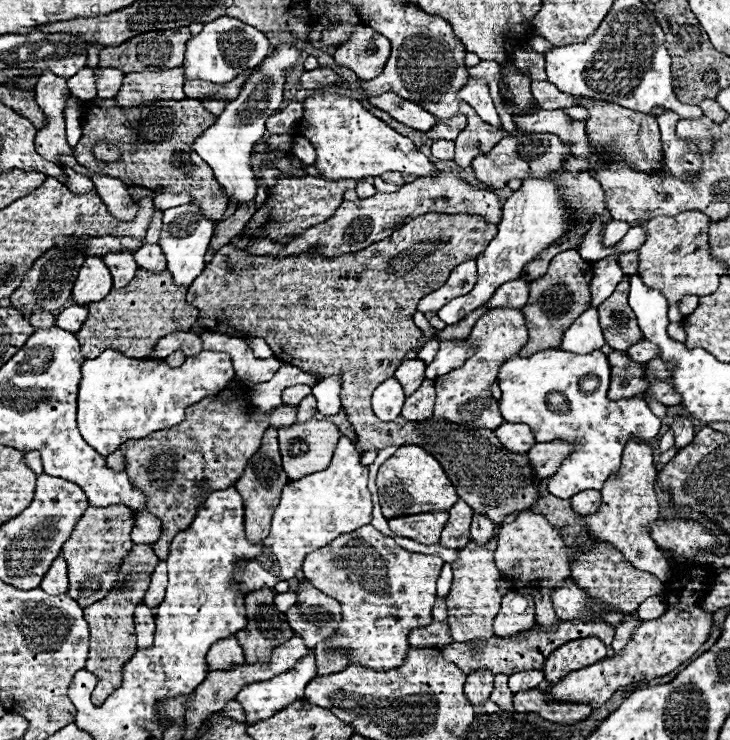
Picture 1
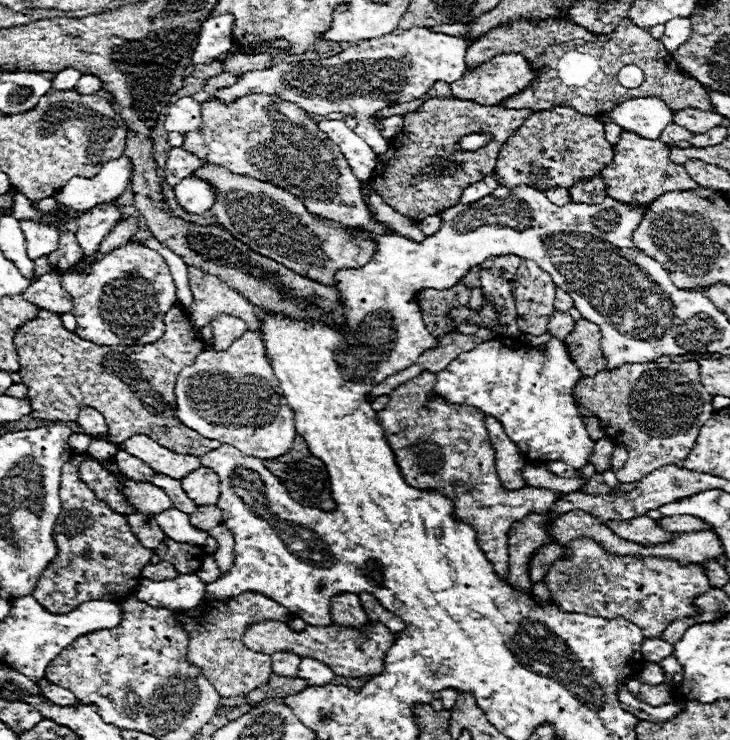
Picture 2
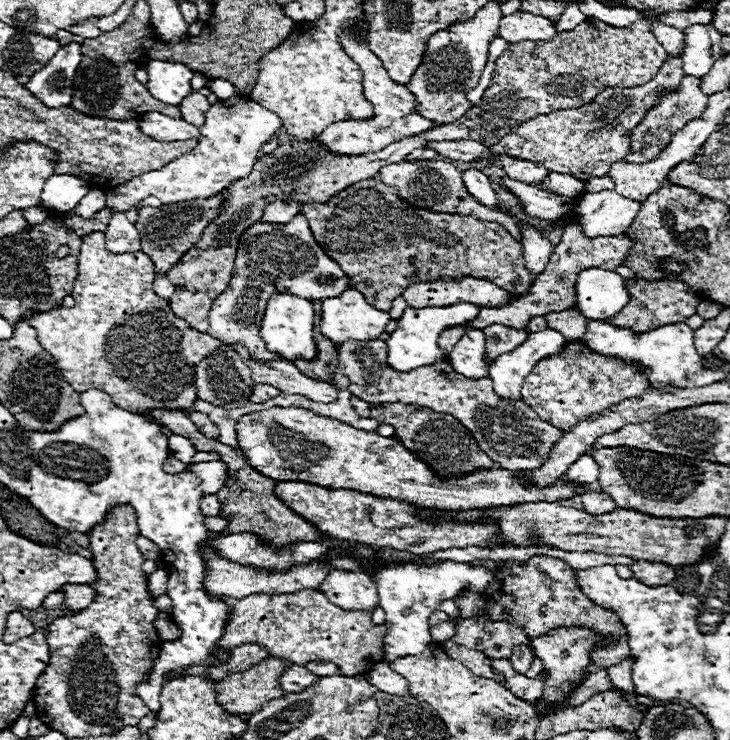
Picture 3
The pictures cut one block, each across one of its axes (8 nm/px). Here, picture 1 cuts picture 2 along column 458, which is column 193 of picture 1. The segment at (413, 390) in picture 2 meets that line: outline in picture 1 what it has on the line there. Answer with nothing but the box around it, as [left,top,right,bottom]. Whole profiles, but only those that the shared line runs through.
[122,386,268,560]

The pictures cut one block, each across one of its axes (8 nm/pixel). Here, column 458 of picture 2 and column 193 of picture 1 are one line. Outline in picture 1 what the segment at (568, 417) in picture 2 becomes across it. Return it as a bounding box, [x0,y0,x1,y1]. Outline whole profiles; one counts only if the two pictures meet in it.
[78,350,234,456]

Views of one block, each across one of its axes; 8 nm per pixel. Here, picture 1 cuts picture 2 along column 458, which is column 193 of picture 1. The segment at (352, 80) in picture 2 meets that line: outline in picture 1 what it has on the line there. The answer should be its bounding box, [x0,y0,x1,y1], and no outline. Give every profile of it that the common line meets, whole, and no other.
[184,16,270,84]

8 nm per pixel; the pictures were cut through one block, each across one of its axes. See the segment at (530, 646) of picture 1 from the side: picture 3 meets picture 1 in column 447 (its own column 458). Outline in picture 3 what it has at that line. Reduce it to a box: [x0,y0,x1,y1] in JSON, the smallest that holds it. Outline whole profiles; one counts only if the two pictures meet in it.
[442,642,502,682]

